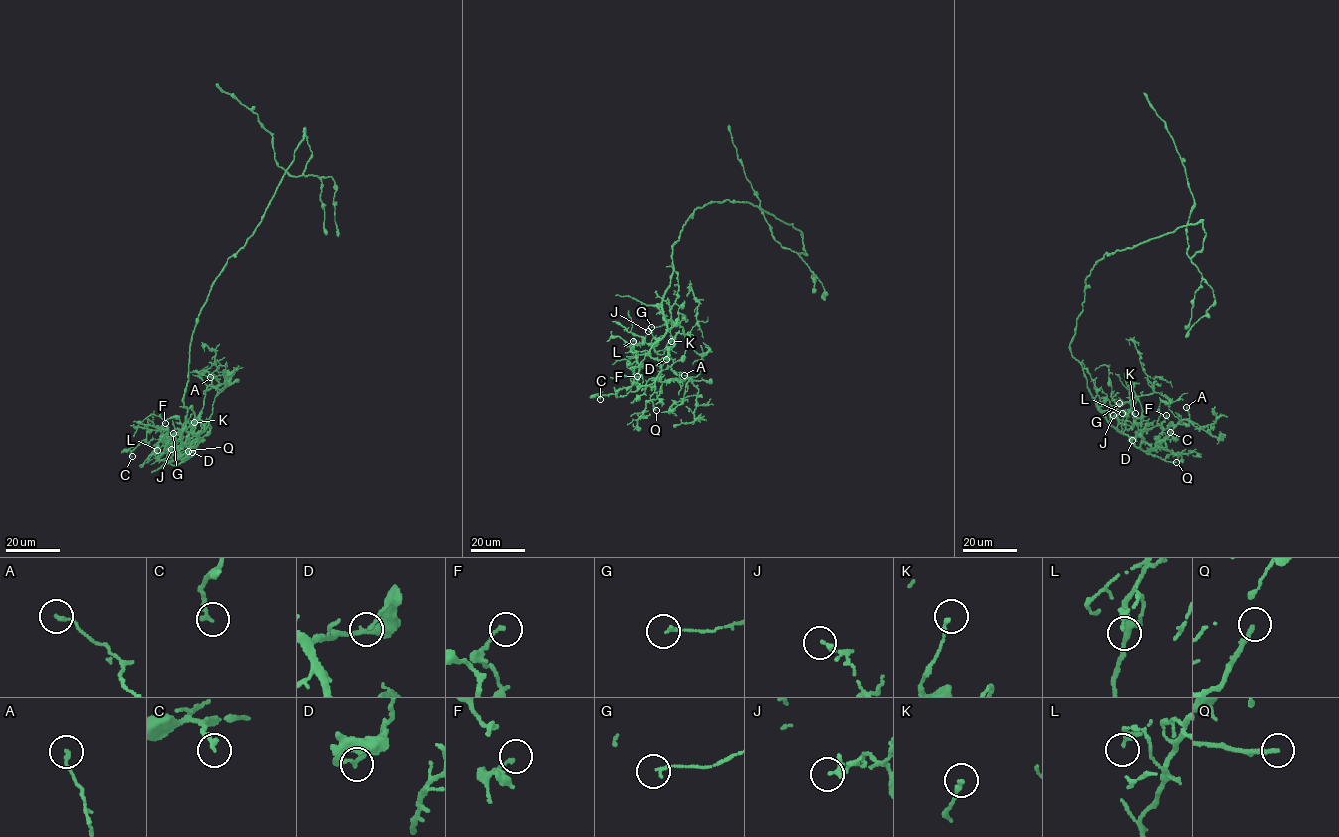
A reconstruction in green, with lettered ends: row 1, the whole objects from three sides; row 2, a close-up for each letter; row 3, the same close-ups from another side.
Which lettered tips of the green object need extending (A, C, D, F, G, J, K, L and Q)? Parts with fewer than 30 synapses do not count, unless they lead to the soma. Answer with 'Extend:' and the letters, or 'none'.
Extend: Q

